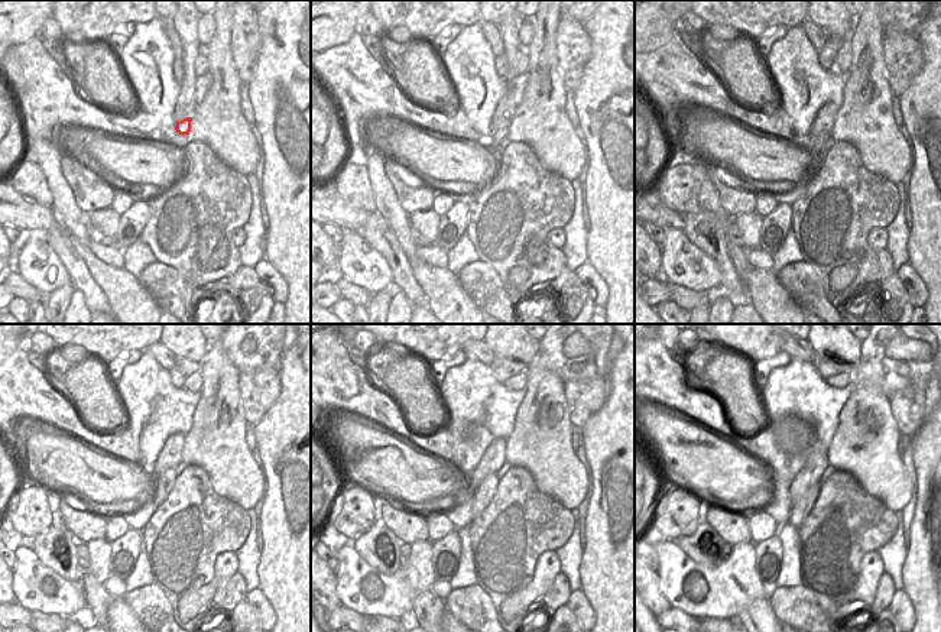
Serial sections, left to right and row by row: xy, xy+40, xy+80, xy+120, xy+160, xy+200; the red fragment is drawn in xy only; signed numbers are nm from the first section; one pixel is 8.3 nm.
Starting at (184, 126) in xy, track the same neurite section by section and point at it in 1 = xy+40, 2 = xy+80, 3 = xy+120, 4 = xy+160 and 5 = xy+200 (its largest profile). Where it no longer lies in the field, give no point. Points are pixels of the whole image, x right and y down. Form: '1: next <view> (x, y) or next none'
1: next xy+40 (492, 143)
2: next xy+80 (815, 143)
3: next xy+120 (165, 483)
4: next xy+160 (483, 495)
5: next xy+200 (801, 509)

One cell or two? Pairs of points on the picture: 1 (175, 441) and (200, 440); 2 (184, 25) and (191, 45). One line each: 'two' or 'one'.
1: two
2: one

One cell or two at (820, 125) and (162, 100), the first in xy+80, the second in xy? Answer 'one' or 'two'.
two

